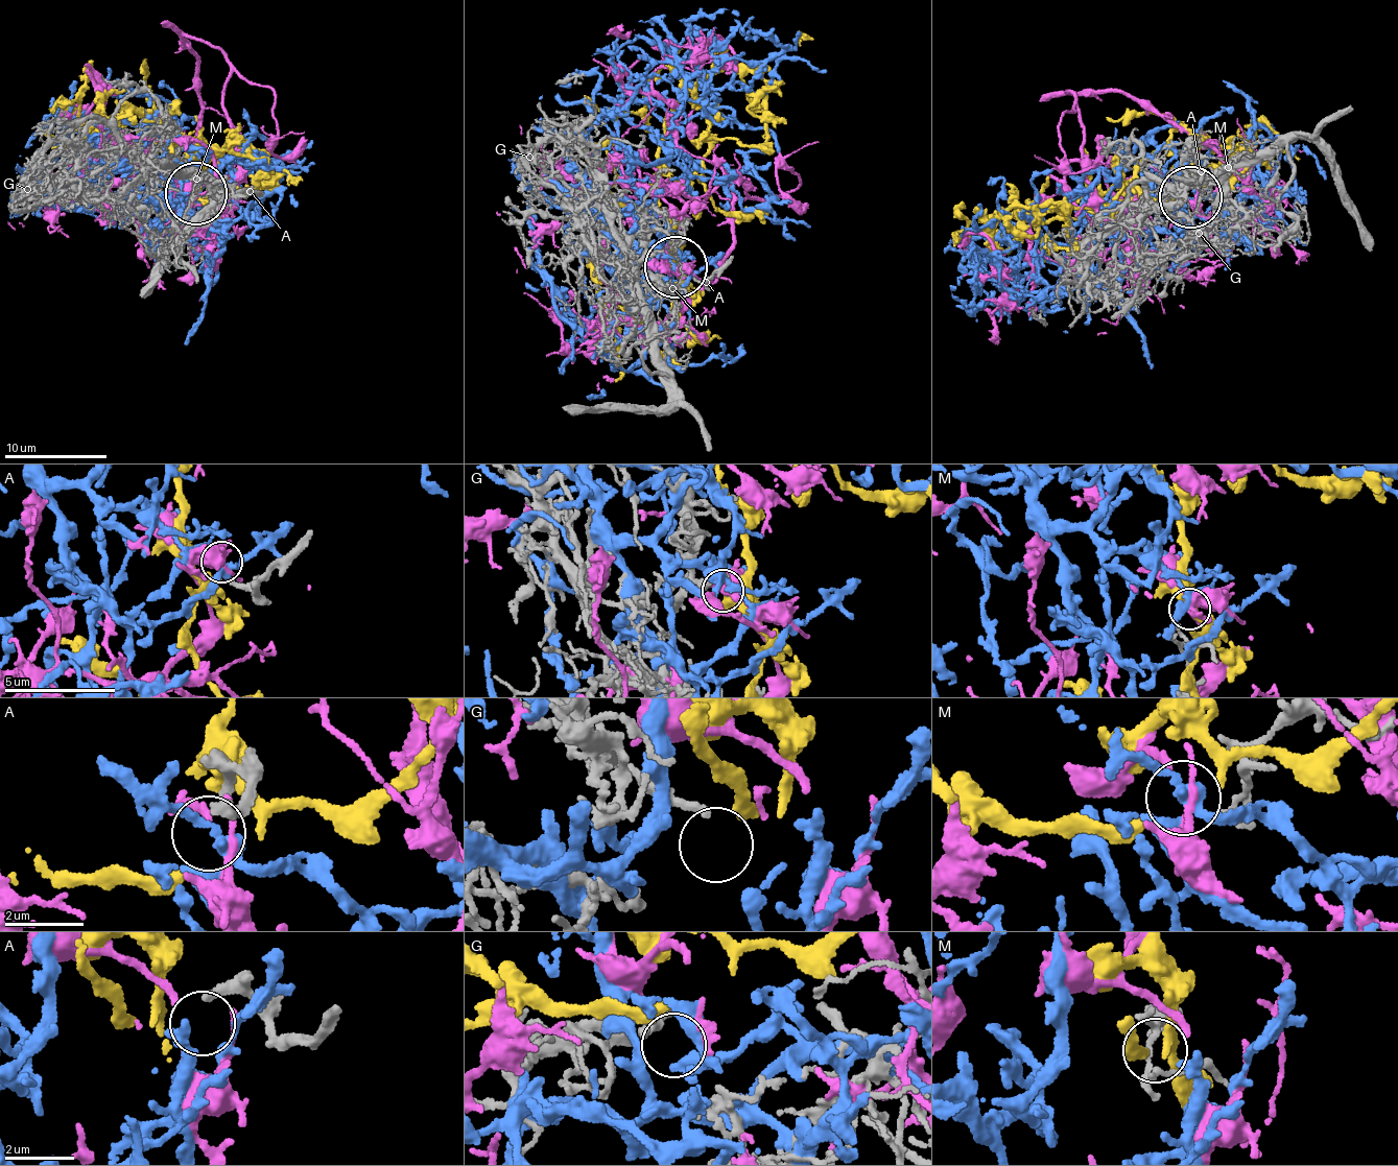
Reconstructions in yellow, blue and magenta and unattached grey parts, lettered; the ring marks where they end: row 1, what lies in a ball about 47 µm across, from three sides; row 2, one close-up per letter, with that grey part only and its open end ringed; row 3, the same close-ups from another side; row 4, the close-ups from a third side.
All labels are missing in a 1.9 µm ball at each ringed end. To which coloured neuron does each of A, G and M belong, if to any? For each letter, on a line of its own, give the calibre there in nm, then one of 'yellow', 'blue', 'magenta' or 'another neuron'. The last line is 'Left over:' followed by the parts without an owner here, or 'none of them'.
A: 280 nm thick; blue
G: 200 nm thick; another neuron
M: 150 nm thick; another neuron
Left over: G, M

